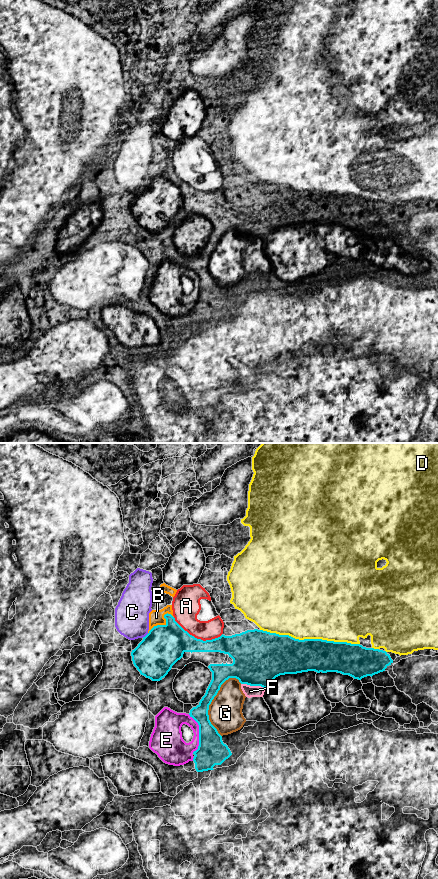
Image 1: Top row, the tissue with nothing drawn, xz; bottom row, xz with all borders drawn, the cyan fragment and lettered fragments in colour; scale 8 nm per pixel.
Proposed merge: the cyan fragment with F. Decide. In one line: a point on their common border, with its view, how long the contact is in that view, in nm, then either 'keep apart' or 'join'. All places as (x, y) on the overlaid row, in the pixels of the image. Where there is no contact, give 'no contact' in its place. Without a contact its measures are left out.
meets cyan in xz at (253, 685); contact 200 nm long; keep apart

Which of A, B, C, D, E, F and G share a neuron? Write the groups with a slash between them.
A / B C / D / E / F G

